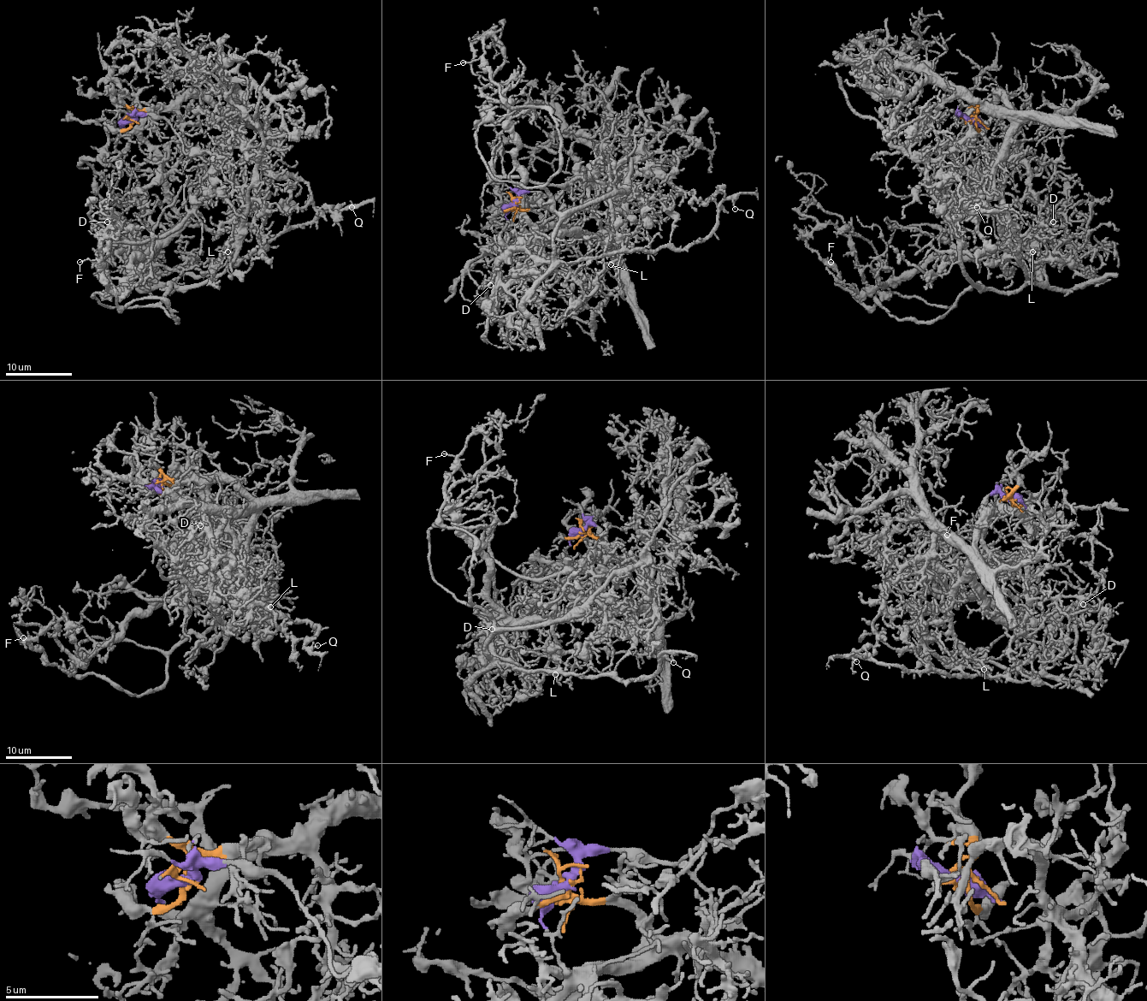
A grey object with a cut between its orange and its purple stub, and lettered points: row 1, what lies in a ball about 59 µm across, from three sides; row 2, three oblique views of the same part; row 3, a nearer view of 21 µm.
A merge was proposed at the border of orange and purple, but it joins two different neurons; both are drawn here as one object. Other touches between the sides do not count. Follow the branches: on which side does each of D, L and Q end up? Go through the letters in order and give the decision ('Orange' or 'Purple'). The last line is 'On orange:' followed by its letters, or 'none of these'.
D: Orange
L: Orange
Q: Purple
On orange: D, L

